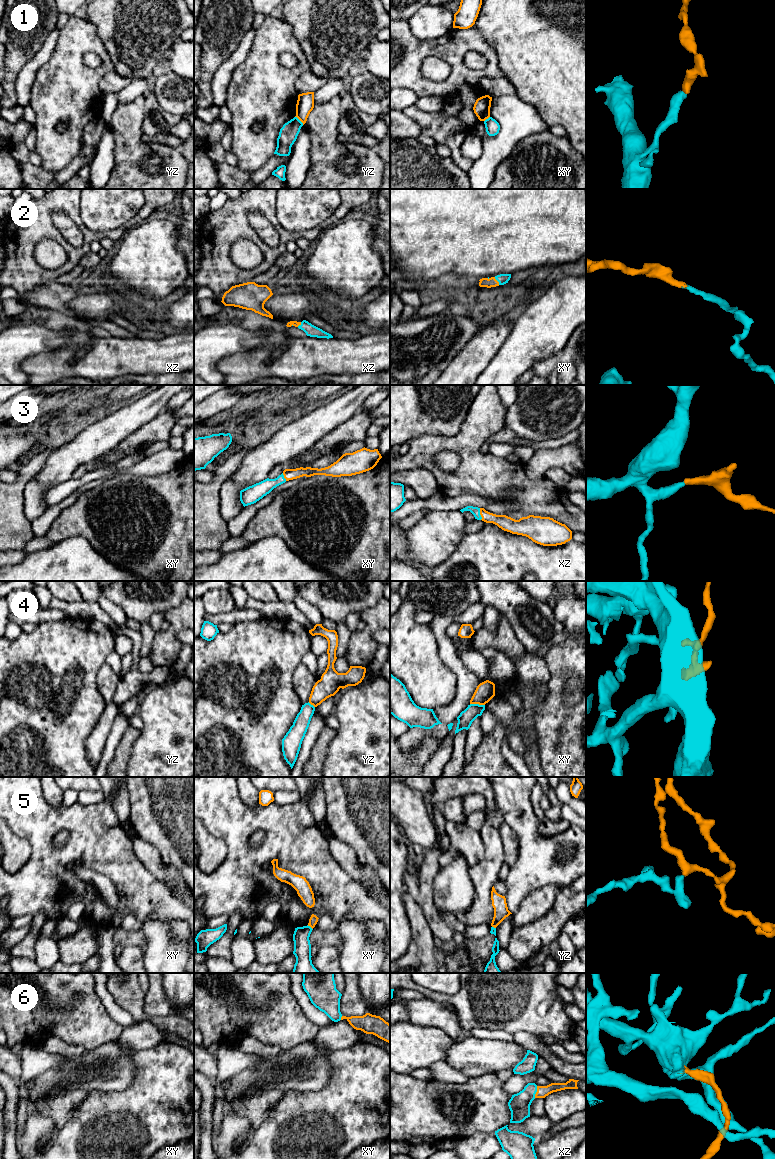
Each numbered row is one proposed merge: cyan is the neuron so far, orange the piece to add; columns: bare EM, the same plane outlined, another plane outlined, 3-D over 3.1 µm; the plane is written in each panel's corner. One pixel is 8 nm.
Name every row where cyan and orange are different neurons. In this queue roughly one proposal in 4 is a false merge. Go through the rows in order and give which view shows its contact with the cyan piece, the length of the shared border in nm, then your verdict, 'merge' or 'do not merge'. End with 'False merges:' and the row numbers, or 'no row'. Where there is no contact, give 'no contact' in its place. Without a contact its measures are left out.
1: meets cyan in yz; contact 100 nm long; do not merge
2: meets cyan in xy; contact 80 nm long; merge
3: meets cyan in xz; contact 100 nm long; merge
4: meets cyan in xy; contact 120 nm long; do not merge
5: meets cyan in xy; contact 60 nm long; do not merge
6: meets cyan in xz; contact 100 nm long; merge
False merges: 1, 4, 5

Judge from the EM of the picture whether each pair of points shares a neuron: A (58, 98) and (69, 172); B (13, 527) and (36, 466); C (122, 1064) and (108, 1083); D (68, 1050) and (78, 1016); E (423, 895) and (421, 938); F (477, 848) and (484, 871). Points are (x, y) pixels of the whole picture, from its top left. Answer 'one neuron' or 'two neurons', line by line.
A: two neurons
B: one neuron
C: one neuron
D: two neurons
E: two neurons
F: two neurons

